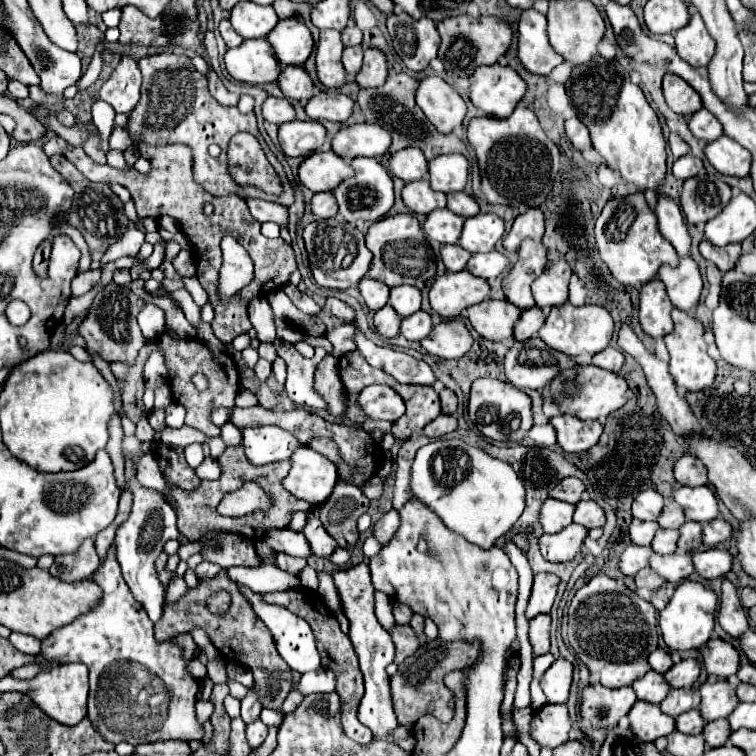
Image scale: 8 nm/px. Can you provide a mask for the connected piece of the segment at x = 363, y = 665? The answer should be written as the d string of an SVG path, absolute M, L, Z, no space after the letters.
M360 562L352 568L346 570L334 570L332 572L340 602L342 602L342 612L350 622L350 640L352 646L358 654L360 660L360 670L364 674L364 686L366 694L362 698L358 718L364 726L368 726L374 734L374 740L384 740L392 742L392 732L398 726L394 710L392 710L392 696L390 696L390 678L386 674L386 666L394 660L394 644L390 634L382 628L382 624L374 616L374 586L370 584L370 570L366 562Z

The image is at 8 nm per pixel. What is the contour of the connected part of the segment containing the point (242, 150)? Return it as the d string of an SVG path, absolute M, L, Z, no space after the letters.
M244 132L232 136L228 144L228 174L242 188L254 186L266 194L284 192L282 182L272 164L266 160L258 140Z

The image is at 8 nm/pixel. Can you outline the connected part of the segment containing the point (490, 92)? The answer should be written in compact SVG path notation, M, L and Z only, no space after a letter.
M480 66L470 76L470 100L488 116L510 116L524 94L526 82L510 66Z

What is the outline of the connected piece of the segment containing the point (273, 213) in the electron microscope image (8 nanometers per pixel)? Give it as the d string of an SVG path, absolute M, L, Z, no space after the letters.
M246 200L246 202L252 216L258 222L276 222L278 226L288 226L288 208L264 200Z

